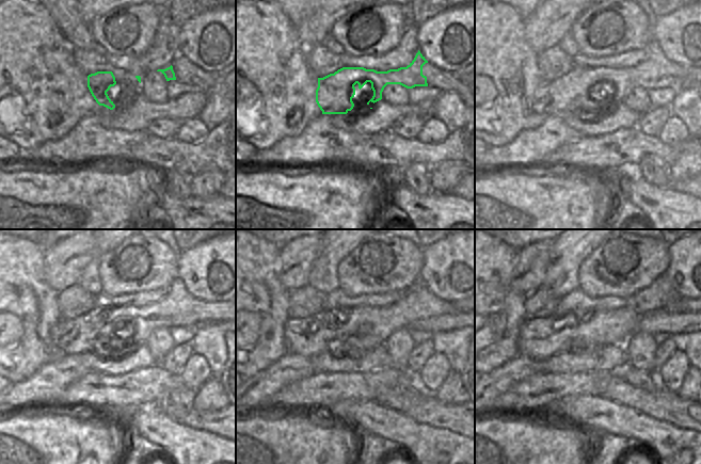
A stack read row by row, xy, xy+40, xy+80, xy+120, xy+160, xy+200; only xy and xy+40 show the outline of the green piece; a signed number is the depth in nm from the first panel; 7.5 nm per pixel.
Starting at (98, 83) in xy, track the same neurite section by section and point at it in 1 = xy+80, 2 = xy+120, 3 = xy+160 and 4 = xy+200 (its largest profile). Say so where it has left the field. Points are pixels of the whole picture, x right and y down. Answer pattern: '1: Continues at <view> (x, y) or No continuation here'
1: Continues at xy+80 (571, 94)
2: Continues at xy+120 (94, 332)
3: Continues at xy+160 (307, 337)
4: Continues at xy+200 (538, 338)

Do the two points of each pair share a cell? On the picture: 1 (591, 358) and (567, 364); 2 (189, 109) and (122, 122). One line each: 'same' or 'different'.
1: same
2: same

